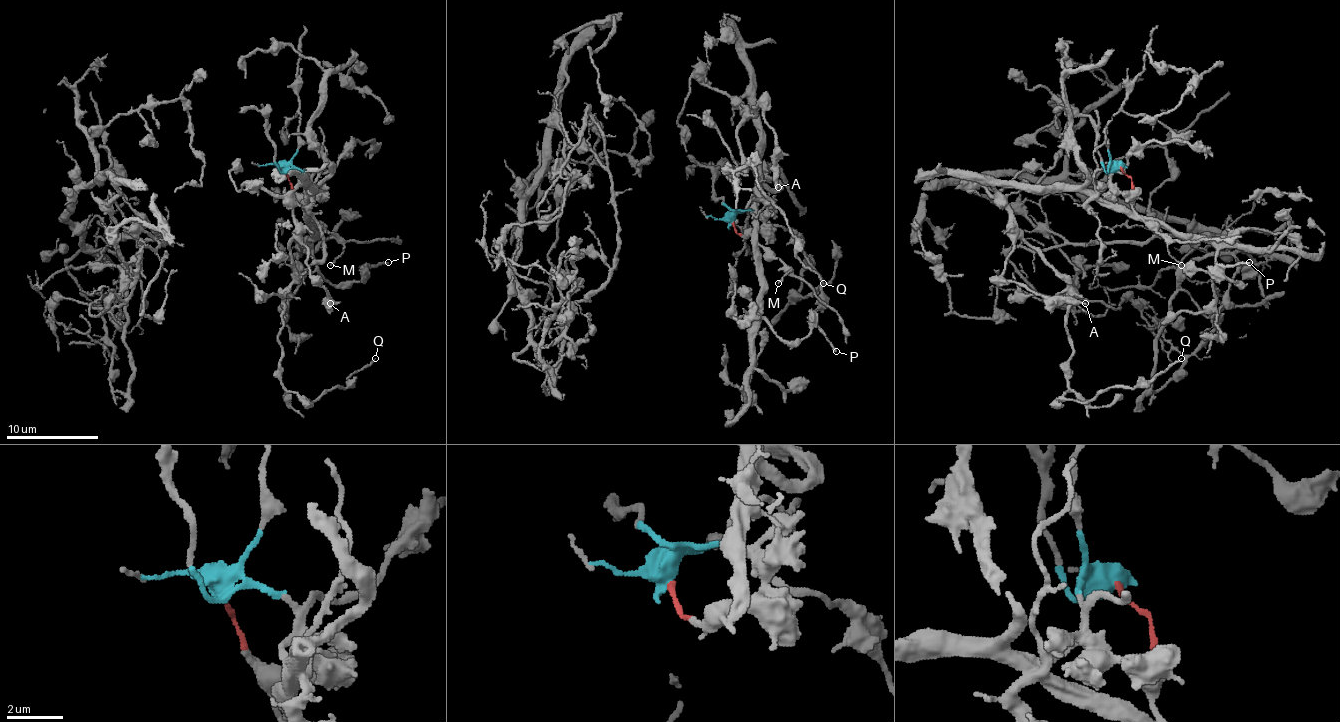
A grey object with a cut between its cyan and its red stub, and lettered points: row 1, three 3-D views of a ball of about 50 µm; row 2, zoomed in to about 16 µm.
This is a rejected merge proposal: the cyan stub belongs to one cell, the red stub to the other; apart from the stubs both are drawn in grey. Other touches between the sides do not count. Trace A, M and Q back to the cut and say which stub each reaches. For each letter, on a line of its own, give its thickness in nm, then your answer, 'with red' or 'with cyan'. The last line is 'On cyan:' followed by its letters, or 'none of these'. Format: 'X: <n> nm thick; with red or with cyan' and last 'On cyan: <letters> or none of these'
A: 240 nm thick; with cyan
M: 130 nm thick; with red
Q: 130 nm thick; with cyan
On cyan: A, Q

